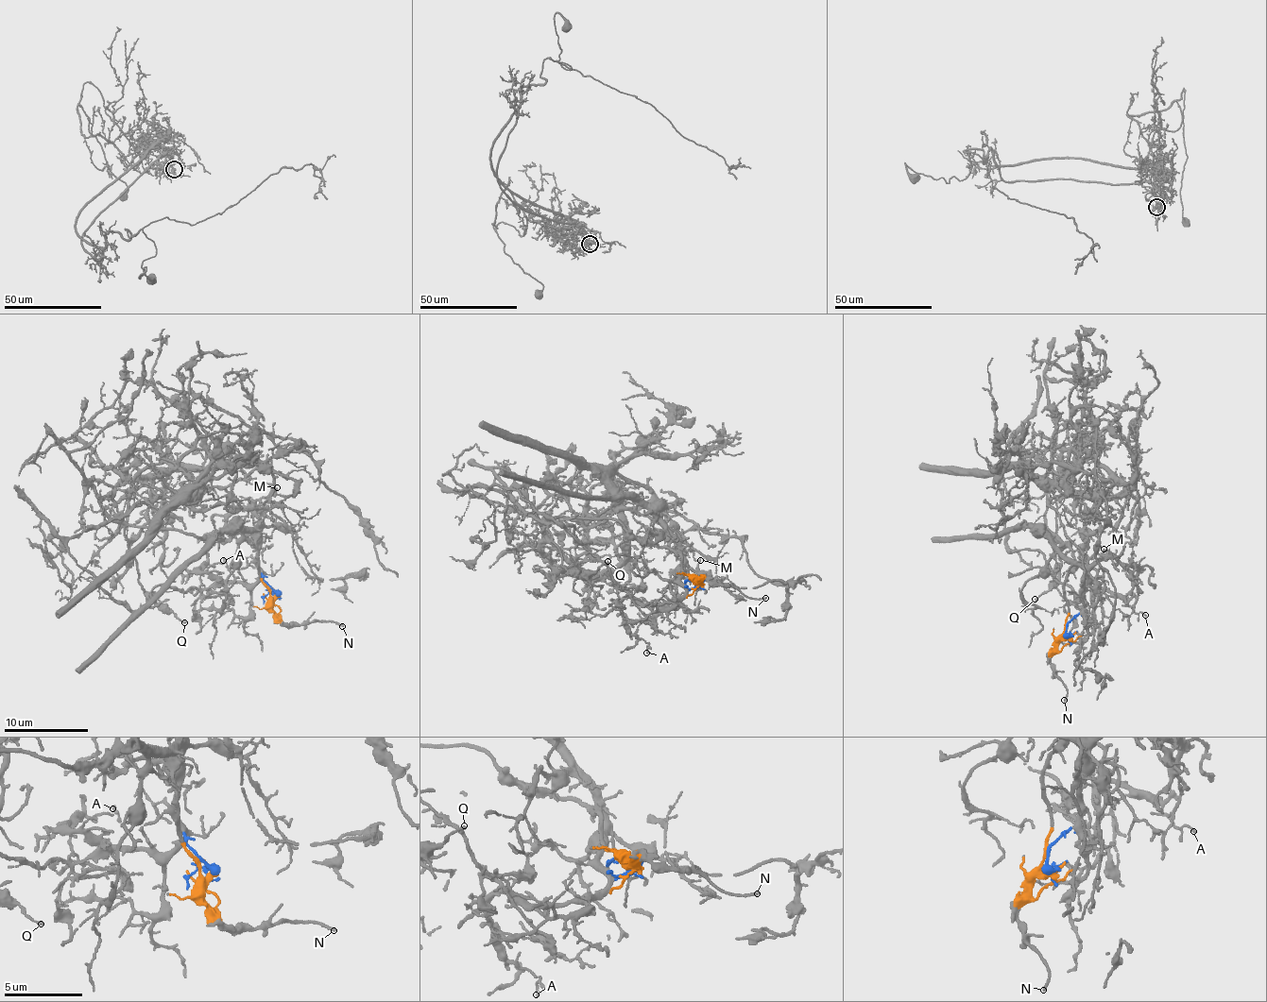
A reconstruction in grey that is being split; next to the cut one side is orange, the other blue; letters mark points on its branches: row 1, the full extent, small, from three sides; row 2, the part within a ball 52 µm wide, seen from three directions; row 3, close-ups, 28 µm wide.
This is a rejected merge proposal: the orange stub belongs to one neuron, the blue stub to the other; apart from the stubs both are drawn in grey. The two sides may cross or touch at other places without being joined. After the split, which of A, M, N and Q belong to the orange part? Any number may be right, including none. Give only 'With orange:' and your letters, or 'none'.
With orange: N, Q

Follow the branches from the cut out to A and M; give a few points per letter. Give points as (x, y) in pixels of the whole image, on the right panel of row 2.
A: (1070, 636), (1066, 628), (1074, 617), (1088, 621), (1093, 588), (1116, 592), (1137, 613), (1145, 615)
M: (1070, 636), (1066, 628), (1083, 609), (1088, 572), (1099, 560), (1118, 556), (1104, 549)

